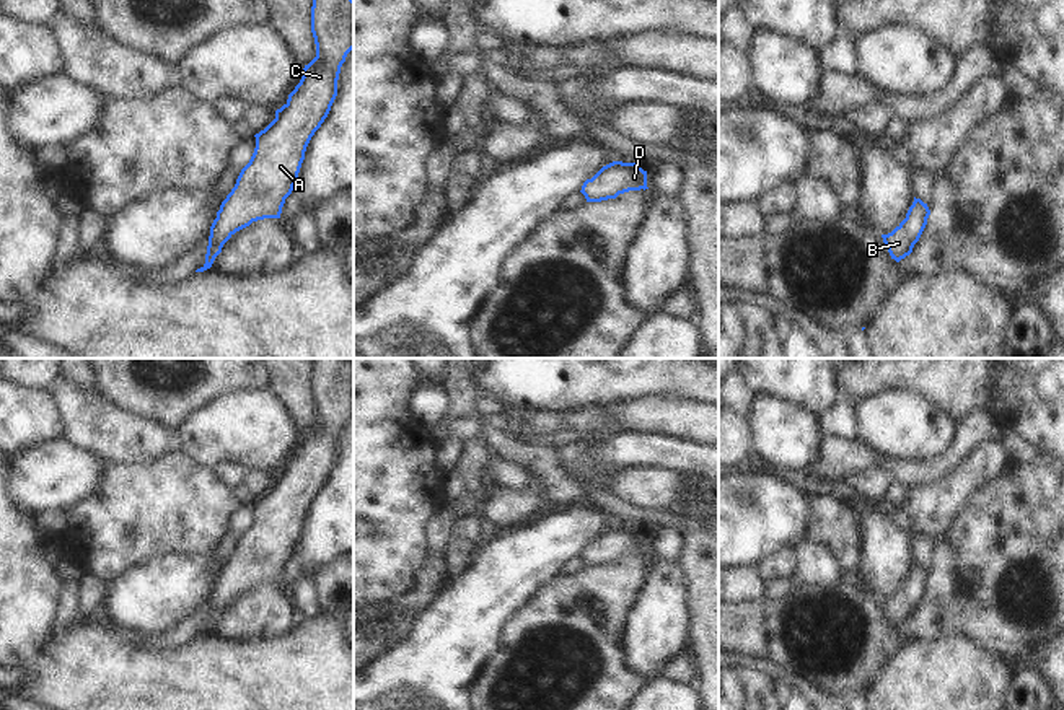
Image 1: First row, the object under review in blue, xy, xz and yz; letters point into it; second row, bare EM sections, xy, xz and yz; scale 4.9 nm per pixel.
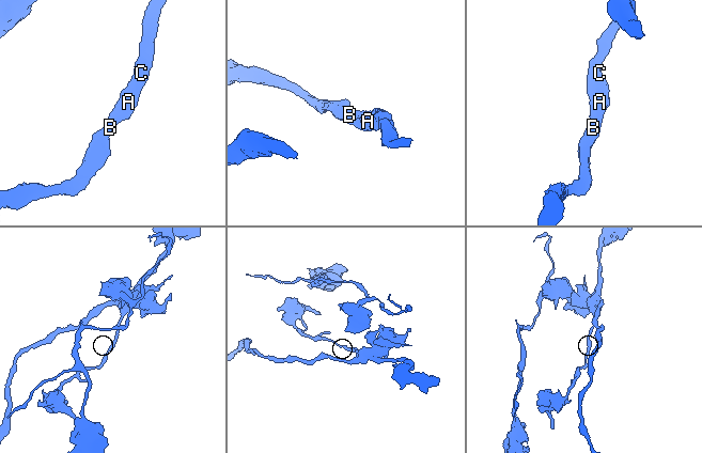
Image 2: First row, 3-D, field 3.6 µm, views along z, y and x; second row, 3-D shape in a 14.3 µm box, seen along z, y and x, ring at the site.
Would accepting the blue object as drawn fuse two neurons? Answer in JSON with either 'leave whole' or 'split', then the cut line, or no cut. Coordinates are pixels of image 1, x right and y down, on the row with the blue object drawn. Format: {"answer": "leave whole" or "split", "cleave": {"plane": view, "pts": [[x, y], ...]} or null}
{"answer": "leave whole", "cleave": null}

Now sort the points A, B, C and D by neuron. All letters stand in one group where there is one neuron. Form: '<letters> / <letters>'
A B C D

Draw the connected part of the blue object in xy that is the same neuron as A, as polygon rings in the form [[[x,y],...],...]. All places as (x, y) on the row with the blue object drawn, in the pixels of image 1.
[[[313,0],[311,33],[316,57],[305,65],[300,83],[275,111],[275,119],[254,135],[254,153],[217,212],[205,264],[196,272],[210,269],[236,231],[257,220],[280,218],[306,147],[337,96],[341,67],[354,49],[354,0]]]

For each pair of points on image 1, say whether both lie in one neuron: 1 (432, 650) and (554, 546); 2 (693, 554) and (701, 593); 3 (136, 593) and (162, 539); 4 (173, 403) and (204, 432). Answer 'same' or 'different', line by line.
1: same
2: same
3: different
4: different

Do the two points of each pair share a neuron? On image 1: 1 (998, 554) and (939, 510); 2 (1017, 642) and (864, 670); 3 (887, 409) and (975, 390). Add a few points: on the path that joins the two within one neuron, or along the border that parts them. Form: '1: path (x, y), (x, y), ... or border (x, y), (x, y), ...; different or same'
1: border (976, 490), (937, 541); different
2: path (980, 621), (929, 621), (901, 635); same
3: border (888, 390), (911, 390), (939, 406), (955, 422); different

